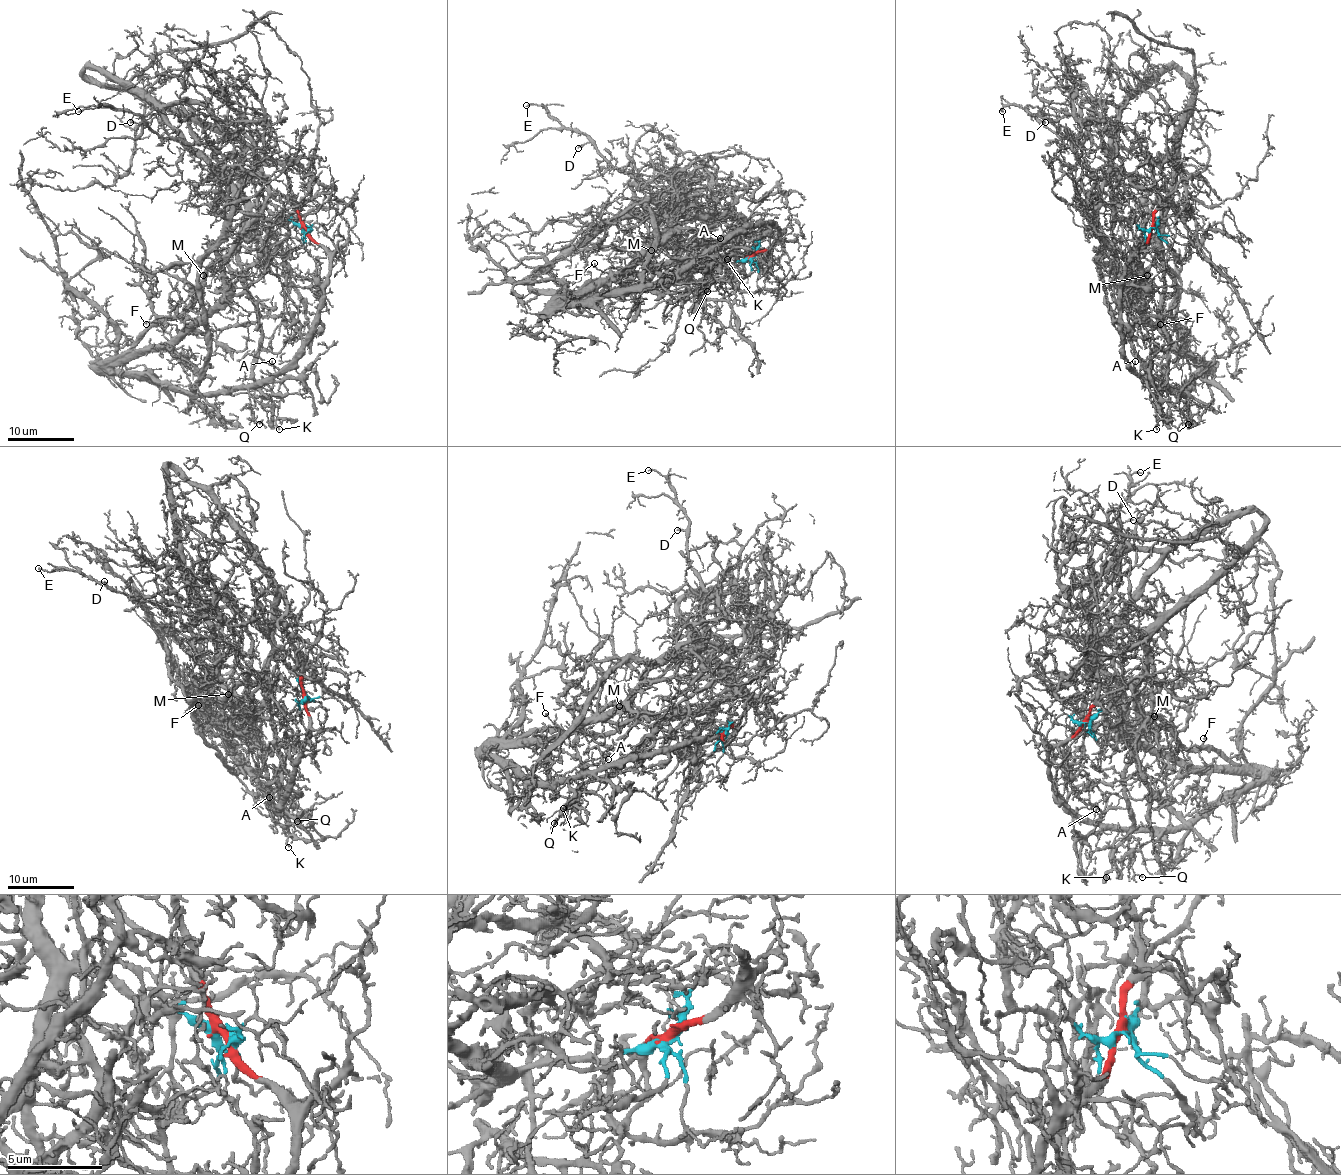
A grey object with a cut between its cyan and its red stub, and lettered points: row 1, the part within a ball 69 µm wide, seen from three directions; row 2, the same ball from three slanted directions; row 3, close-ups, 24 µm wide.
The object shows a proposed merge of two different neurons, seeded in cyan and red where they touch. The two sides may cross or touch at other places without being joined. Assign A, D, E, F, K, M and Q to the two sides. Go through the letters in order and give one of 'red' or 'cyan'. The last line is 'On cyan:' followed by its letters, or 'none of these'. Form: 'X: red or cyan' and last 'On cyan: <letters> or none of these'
A: red
D: cyan
E: cyan
F: cyan
K: red
M: cyan
Q: red
On cyan: D, E, F, M

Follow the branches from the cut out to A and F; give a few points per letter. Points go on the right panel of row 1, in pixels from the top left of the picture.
A: (1152, 228), (1148, 241), (1127, 266), (1120, 307), (1122, 355), (1134, 372), (1135, 360)
F: (1153, 228), (1163, 206), (1158, 259), (1170, 272), (1175, 292), (1173, 322), (1160, 324)

